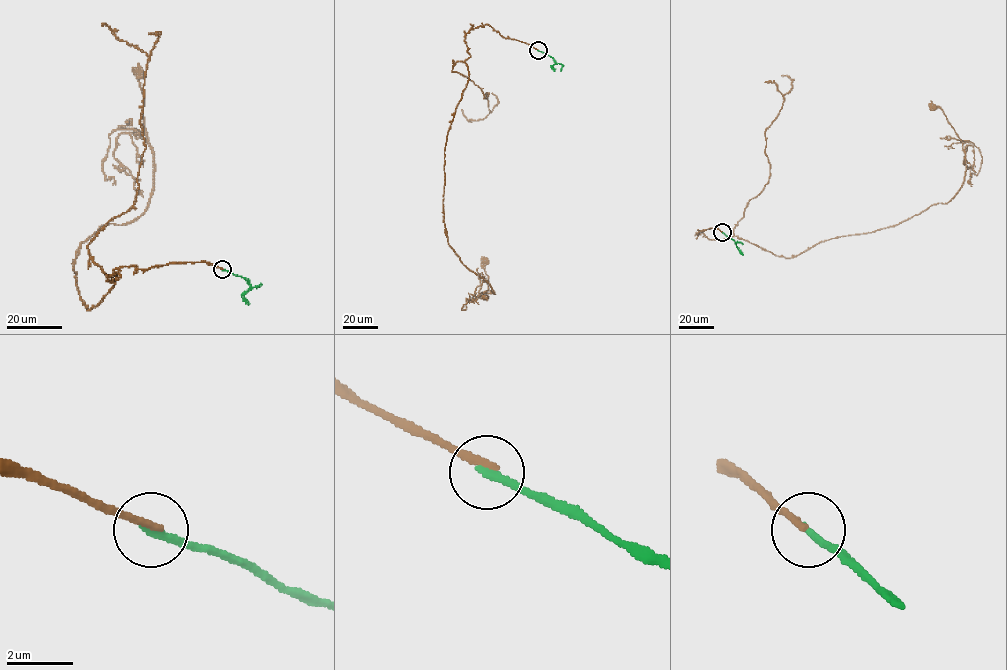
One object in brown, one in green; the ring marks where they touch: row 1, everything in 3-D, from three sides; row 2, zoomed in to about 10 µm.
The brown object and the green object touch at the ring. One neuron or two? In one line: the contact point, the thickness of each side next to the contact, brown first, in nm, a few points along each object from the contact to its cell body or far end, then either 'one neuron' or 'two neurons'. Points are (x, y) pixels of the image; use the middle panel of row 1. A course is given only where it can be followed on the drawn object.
(538, 50) | 240/240 nm | brown via (538, 50), (486, 24), (465, 37), (469, 79), (447, 134), (443, 212), (448, 245), (494, 294), (484, 260) | green via (538, 50), (550, 56), (556, 63), (551, 66), (555, 71) | two neurons

